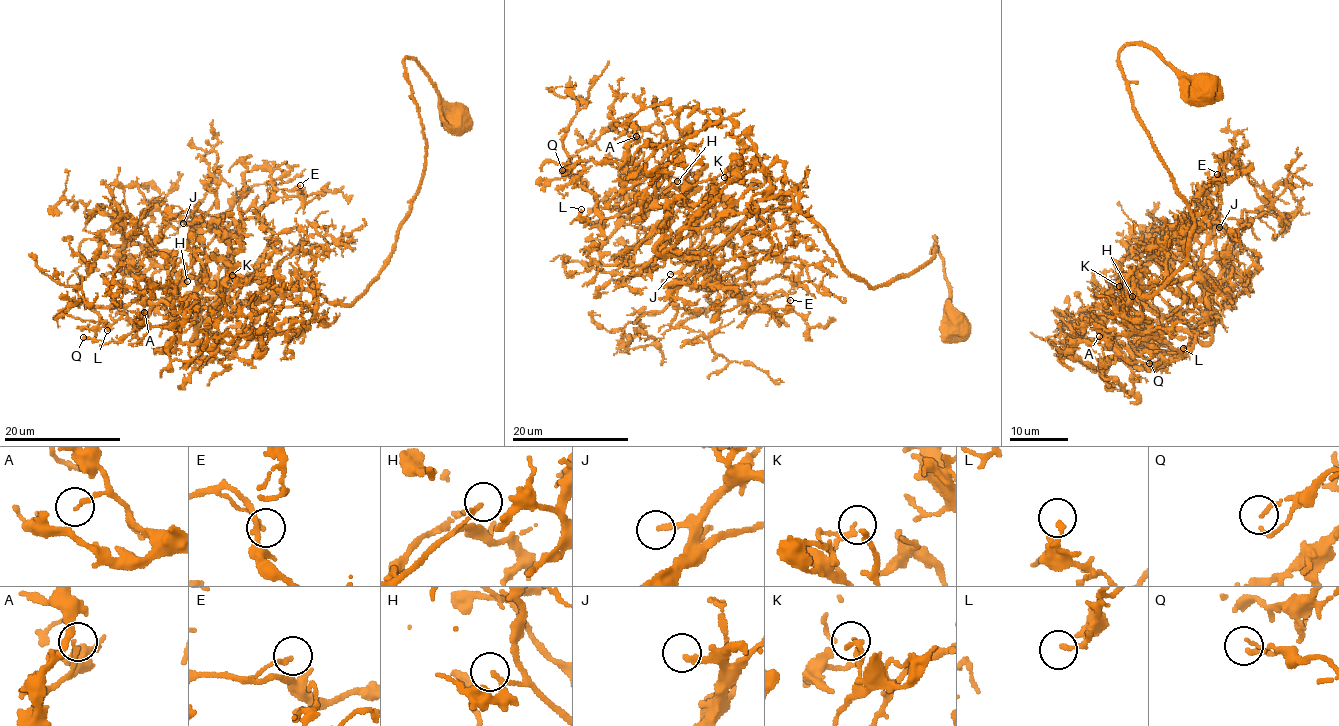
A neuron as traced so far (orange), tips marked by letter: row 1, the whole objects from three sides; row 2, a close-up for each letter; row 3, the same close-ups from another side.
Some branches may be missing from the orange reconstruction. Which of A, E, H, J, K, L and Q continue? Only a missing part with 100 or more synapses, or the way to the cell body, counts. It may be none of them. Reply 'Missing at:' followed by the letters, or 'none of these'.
Missing at: J

